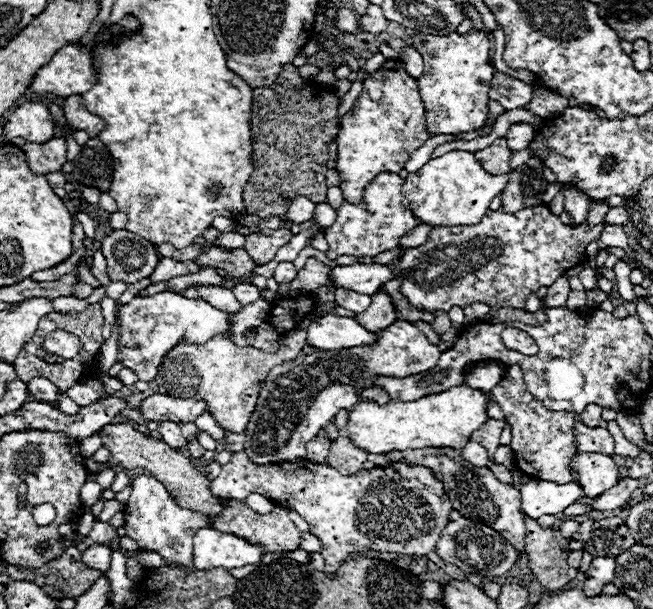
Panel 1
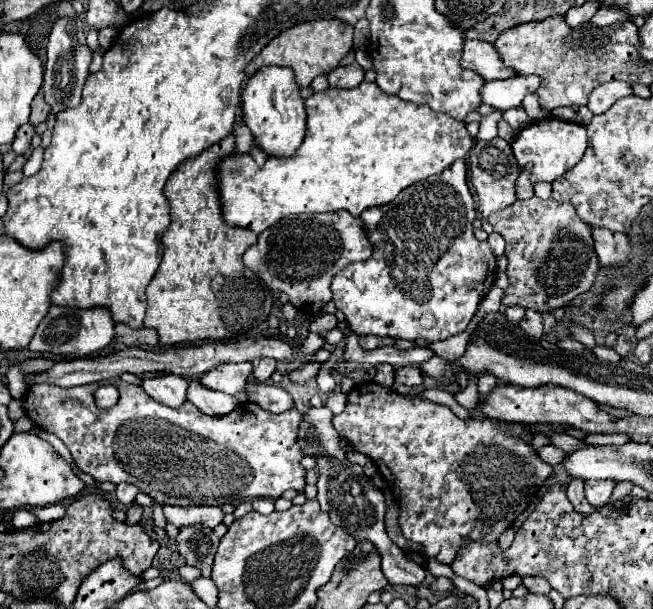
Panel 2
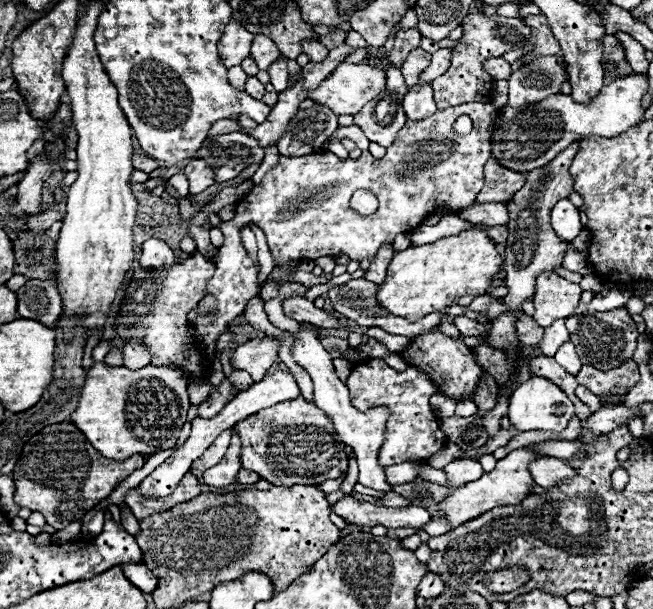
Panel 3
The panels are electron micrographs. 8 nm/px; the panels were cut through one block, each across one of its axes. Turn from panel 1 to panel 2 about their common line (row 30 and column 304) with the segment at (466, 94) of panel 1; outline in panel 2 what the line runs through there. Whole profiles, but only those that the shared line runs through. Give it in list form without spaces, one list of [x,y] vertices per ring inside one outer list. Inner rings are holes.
[[[110,378],[74,388],[36,384],[30,386],[24,398],[24,408],[38,428],[56,434],[64,442],[82,472],[90,474],[98,482],[132,482],[138,490],[146,492],[158,504],[222,506],[238,504],[246,498],[276,500],[286,490],[302,492],[306,486],[306,470],[300,464],[304,452],[298,446],[298,426],[302,422],[302,414],[294,408],[282,414],[272,414],[258,404],[246,402],[228,416],[212,418],[196,412],[196,408],[192,408],[192,404],[188,402],[180,408],[162,406],[146,392],[142,392],[140,386],[126,384],[120,378]],[[104,384],[114,384],[120,392],[120,398],[112,408],[98,408],[94,402],[96,388]]]

